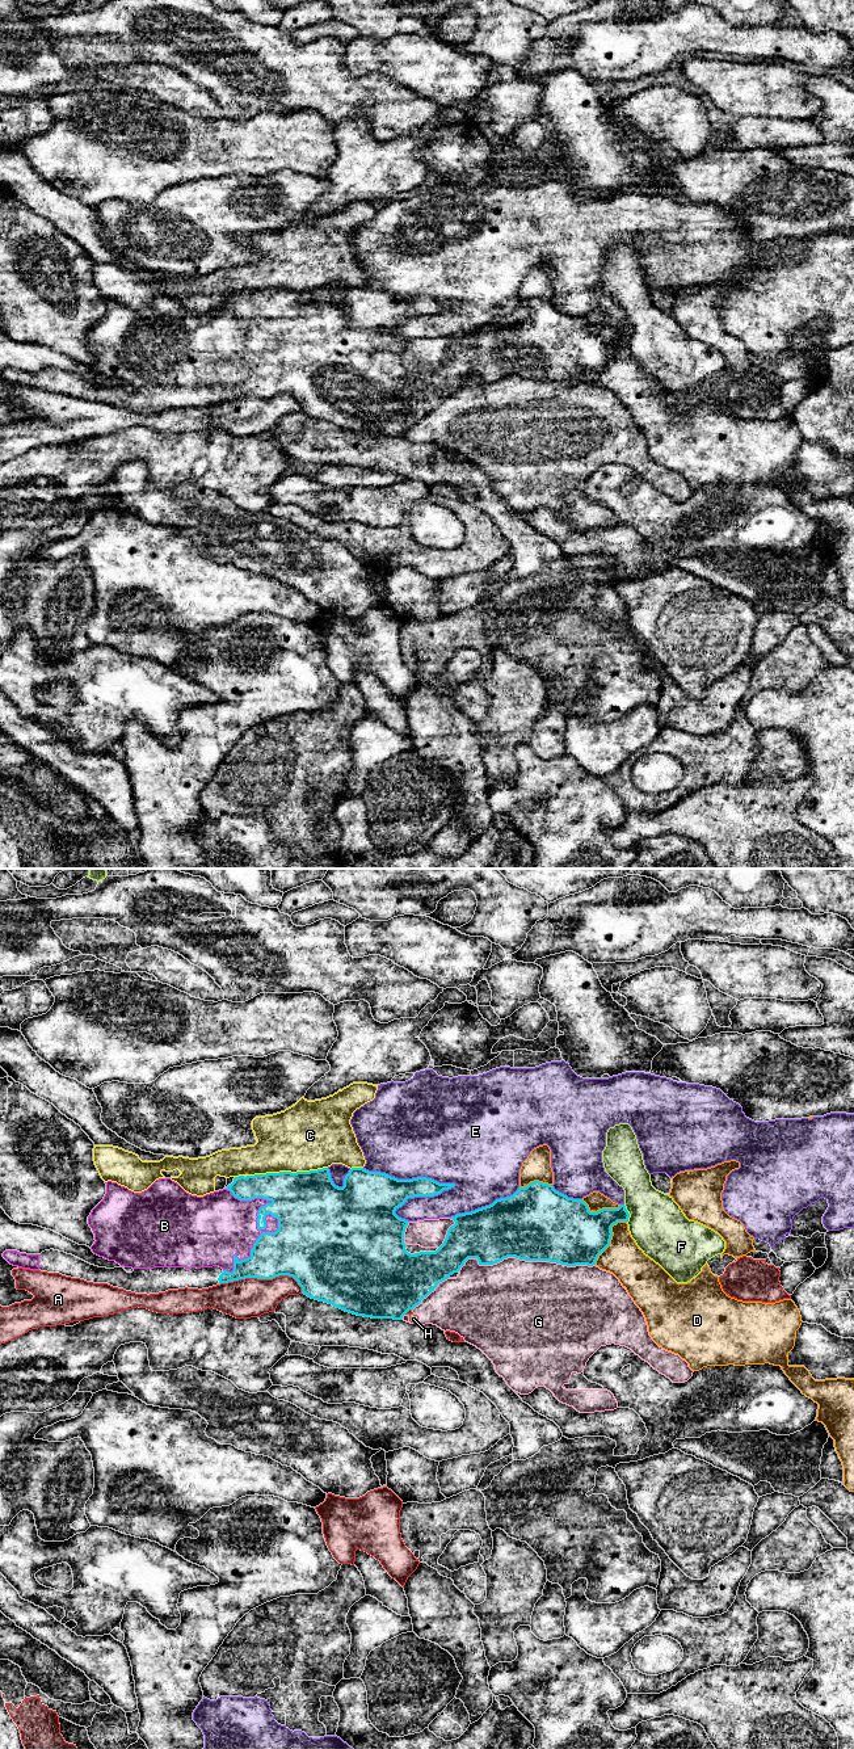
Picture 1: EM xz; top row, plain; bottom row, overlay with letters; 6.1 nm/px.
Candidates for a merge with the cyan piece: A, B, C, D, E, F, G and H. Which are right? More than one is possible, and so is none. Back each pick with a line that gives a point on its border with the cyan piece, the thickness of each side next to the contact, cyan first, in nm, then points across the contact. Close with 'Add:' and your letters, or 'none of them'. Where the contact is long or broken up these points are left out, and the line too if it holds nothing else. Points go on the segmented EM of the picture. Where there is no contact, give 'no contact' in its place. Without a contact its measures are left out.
B: xz (253, 1244) | 320/400 nm
Add: B

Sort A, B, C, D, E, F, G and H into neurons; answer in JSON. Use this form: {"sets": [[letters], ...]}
{"sets": [["A"], ["B"], ["C"], ["D"], ["E"], ["F"], ["G", "H"]]}

